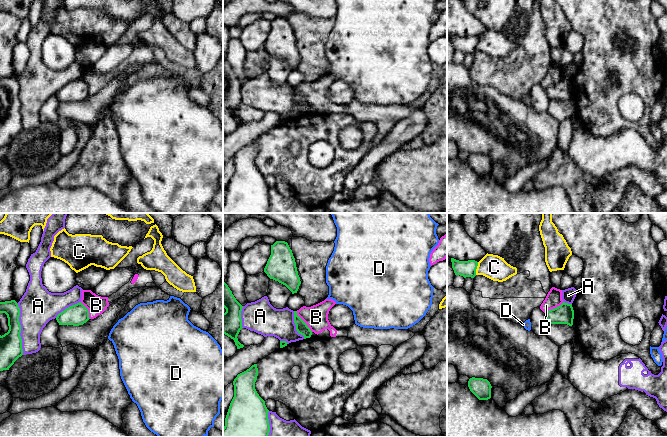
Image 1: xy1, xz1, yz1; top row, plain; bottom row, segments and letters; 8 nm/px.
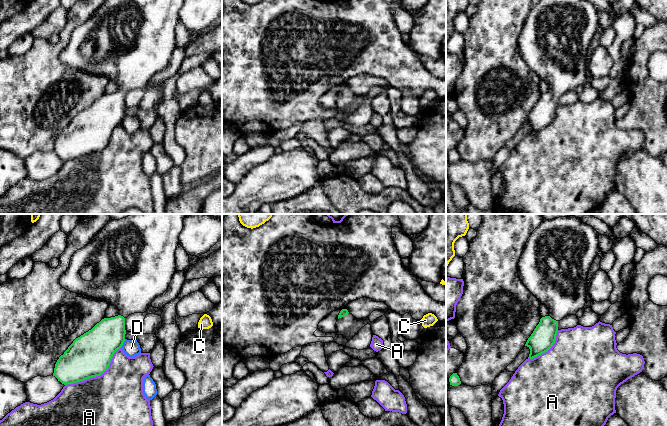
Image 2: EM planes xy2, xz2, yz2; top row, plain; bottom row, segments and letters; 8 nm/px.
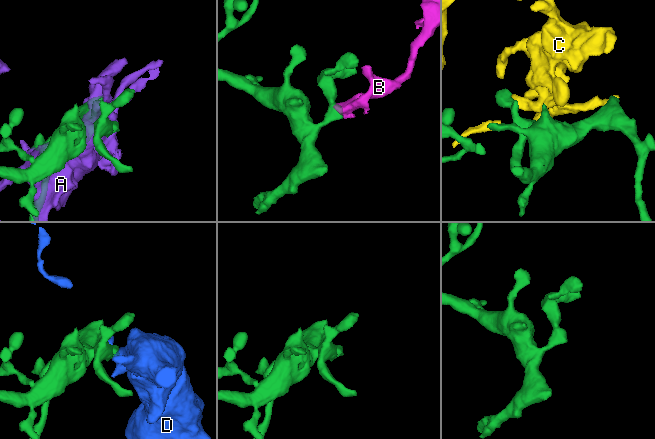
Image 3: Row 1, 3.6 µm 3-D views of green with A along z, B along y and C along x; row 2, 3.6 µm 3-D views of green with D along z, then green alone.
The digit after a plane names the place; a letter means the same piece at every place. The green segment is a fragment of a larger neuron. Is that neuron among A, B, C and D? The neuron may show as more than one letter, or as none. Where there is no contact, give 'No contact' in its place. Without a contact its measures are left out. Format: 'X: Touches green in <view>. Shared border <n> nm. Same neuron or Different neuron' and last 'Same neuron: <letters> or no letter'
A: Touches green in xy2. Shared border 550 nm. Different neuron
B: Touches green in xz1. Shared border 220 nm. Different neuron
C: Touches green in yz1. Shared border 110 nm. Different neuron
D: Touches green in xy2. Shared border 80 nm. Different neuron
Same neuron: no letter

